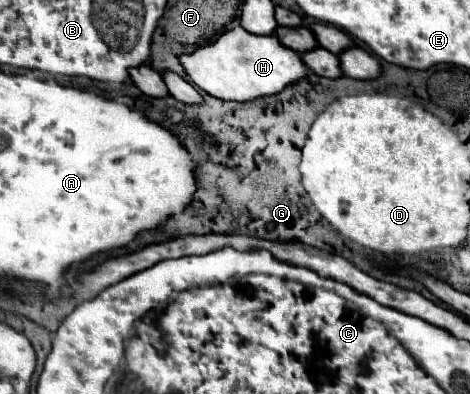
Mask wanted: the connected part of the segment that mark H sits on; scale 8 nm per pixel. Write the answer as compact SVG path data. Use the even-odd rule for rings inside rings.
M240 26L224 32L214 44L206 44L192 54L182 54L180 64L196 88L218 100L232 102L246 102L282 92L282 88L308 74L308 68L302 66L300 54L282 48L274 34L254 36Z

